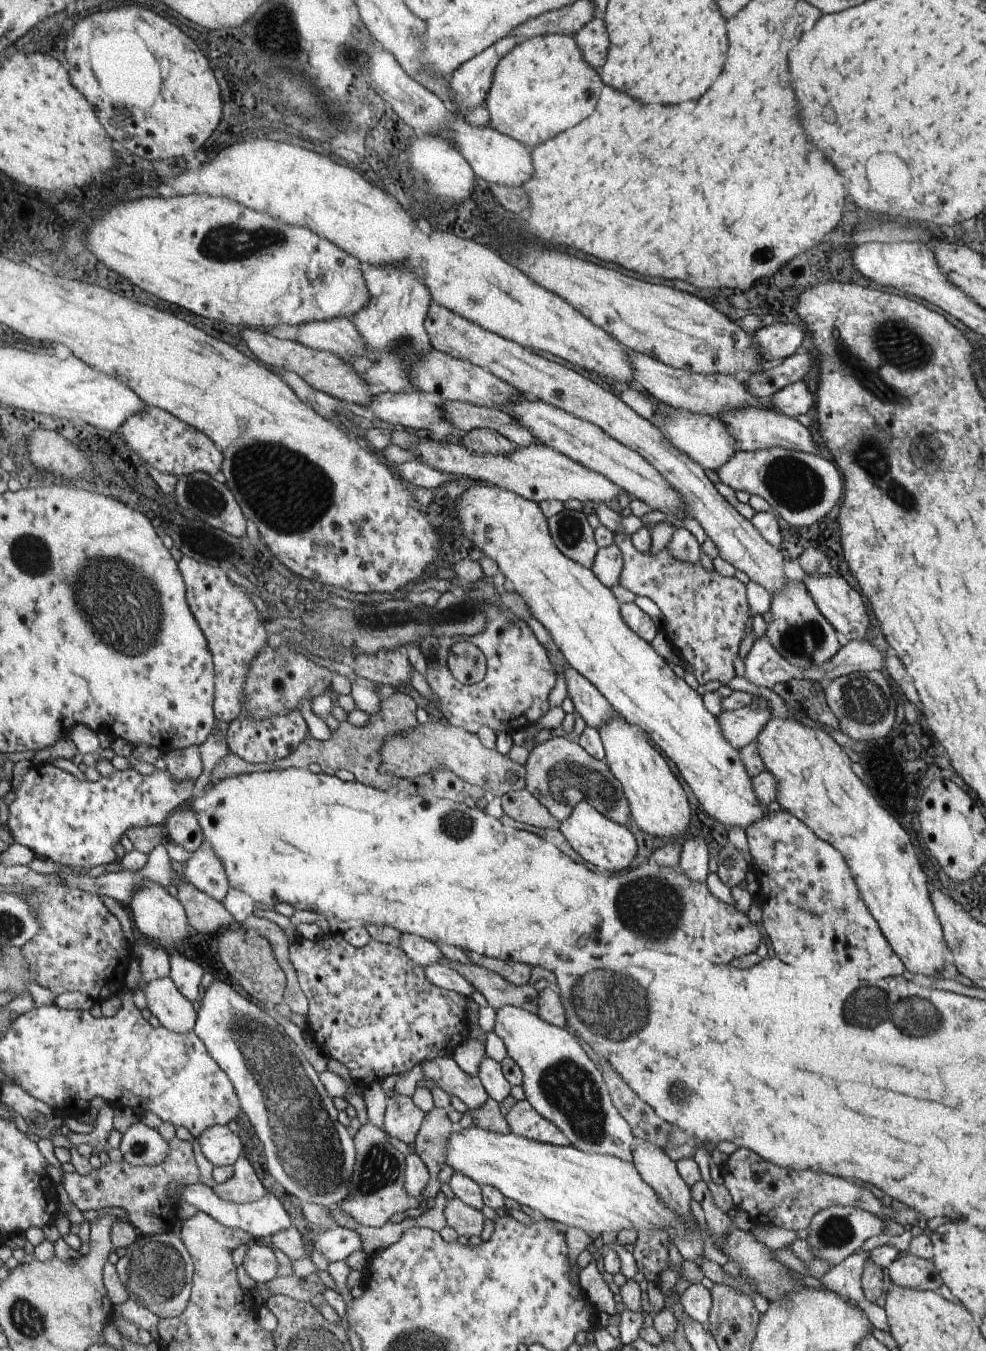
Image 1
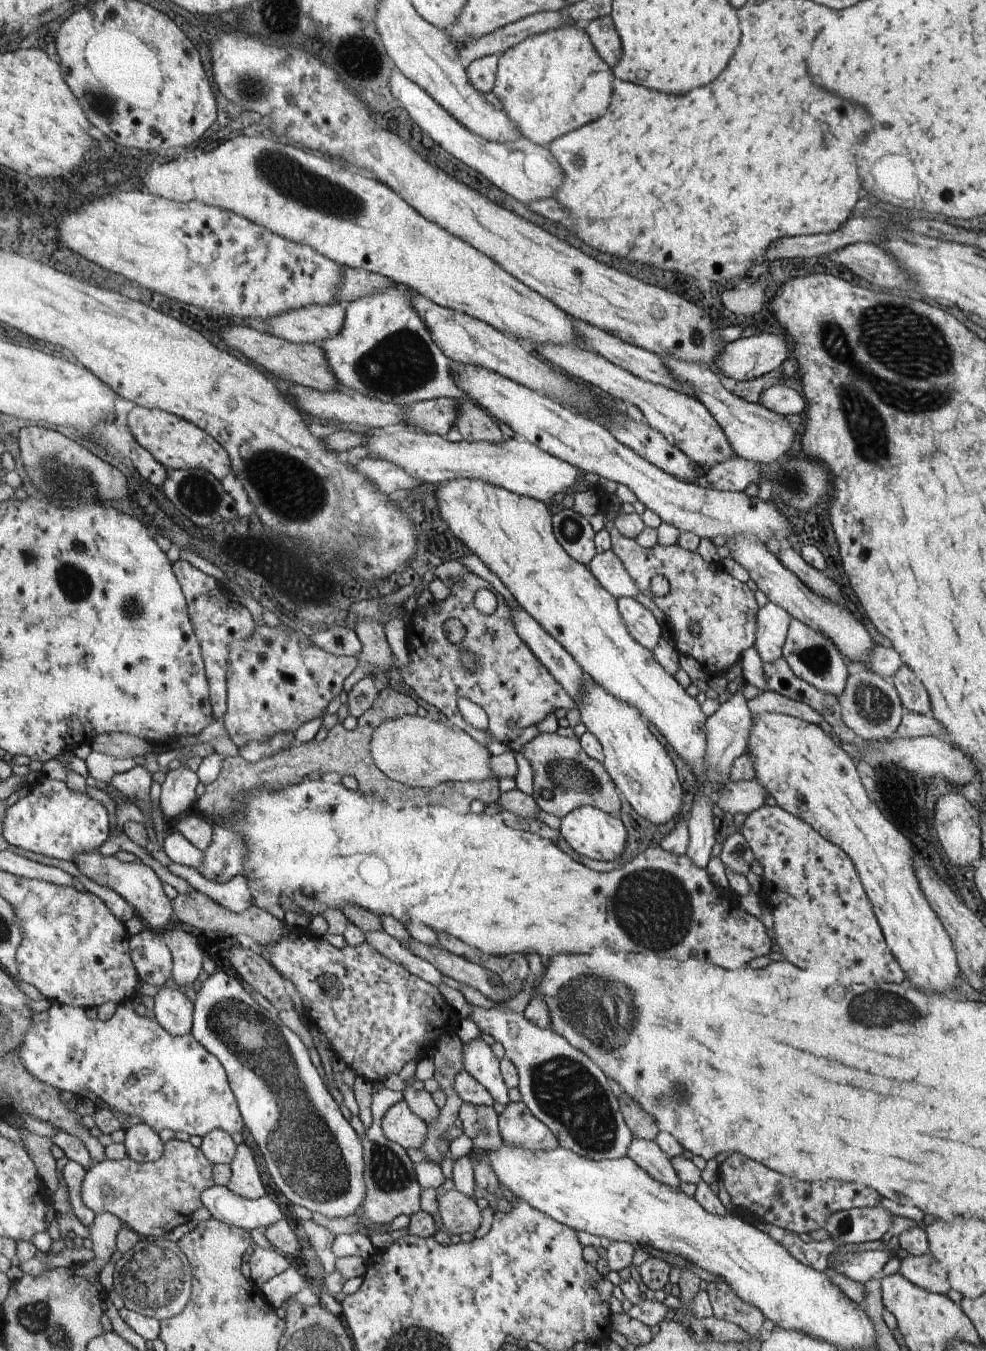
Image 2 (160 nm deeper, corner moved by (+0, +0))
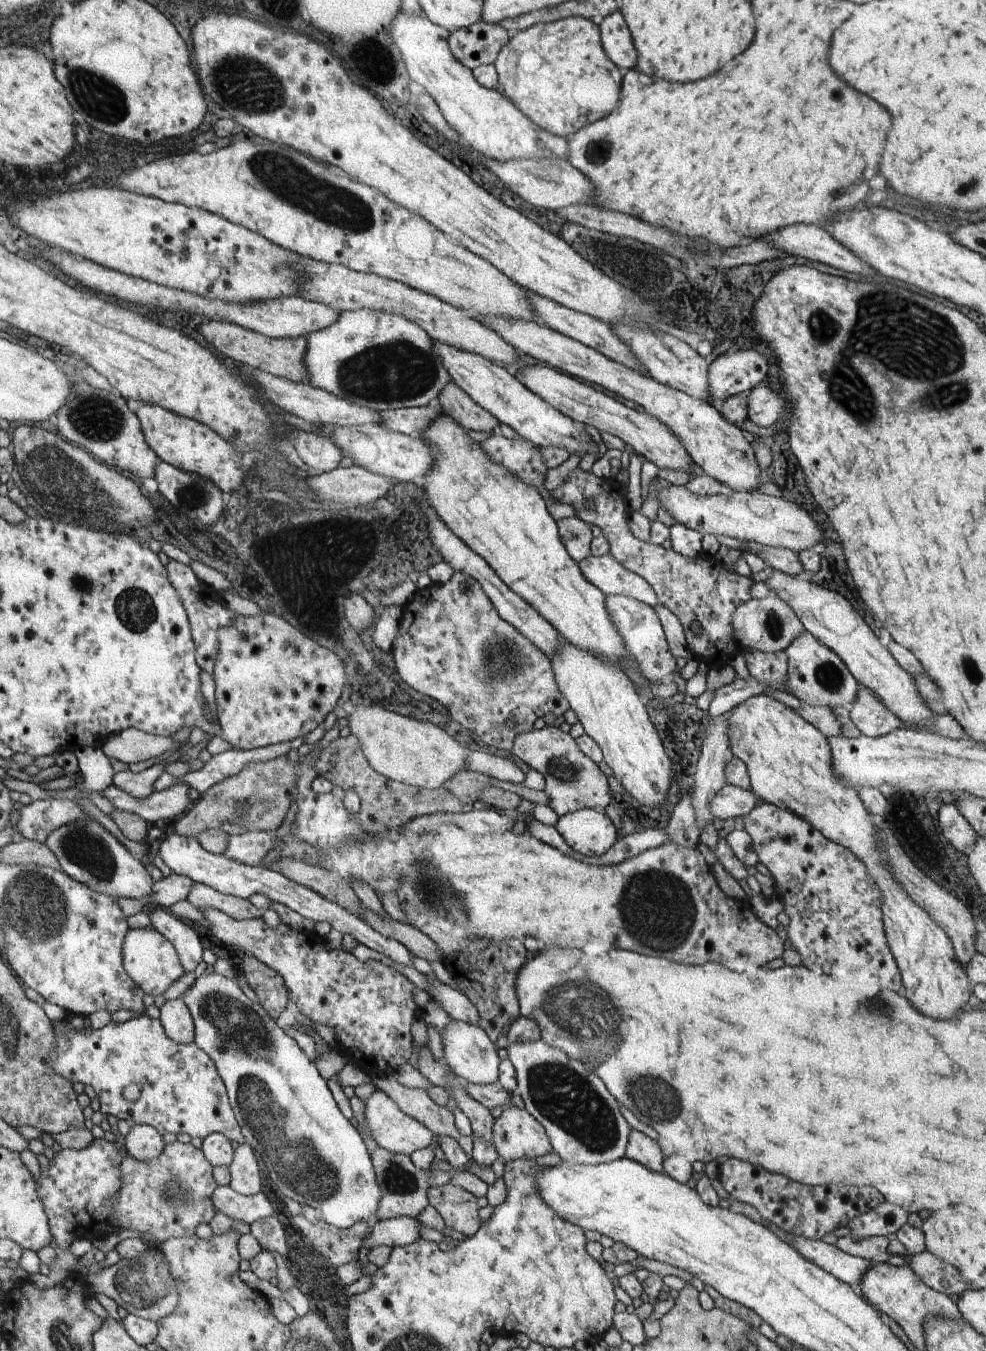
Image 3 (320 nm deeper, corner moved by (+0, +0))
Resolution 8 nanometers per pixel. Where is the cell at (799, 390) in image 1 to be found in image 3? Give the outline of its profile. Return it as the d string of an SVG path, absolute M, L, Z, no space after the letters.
M762 383L749 391L747 398L747 418L758 426L766 428L789 415L786 397L776 394Z

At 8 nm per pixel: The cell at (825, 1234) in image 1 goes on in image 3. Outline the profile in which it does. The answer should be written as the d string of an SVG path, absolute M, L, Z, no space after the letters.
M885 1200L875 1209L853 1218L848 1226L851 1233L860 1238L876 1235L886 1237L905 1225L907 1216L908 1213L901 1206Z

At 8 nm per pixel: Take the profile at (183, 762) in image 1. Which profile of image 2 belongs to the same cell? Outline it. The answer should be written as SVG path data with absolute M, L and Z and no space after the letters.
M187 764L173 765L166 773L160 803L166 818L178 818L197 802L195 789L200 780Z

